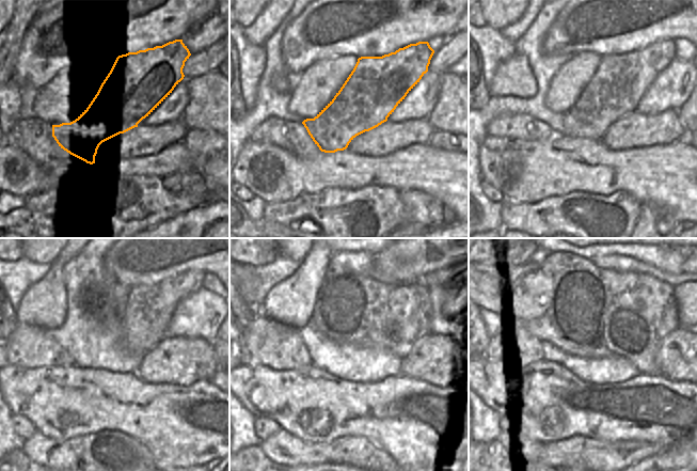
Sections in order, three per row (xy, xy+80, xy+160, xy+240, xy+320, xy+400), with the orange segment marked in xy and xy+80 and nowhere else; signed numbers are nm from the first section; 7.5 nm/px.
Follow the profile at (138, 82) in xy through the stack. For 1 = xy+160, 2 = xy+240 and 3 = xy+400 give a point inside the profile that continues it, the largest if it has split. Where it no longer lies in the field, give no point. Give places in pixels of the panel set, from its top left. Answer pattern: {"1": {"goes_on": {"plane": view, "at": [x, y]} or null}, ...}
{"1": {"goes_on": {"plane": "xy+160", "at": [619, 82]}}, "2": {"goes_on": {"plane": "xy+240", "at": [149, 308]}}, "3": {"goes_on": {"plane": "xy+400", "at": [685, 267]}}}

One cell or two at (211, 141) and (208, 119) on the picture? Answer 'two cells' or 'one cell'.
two cells

